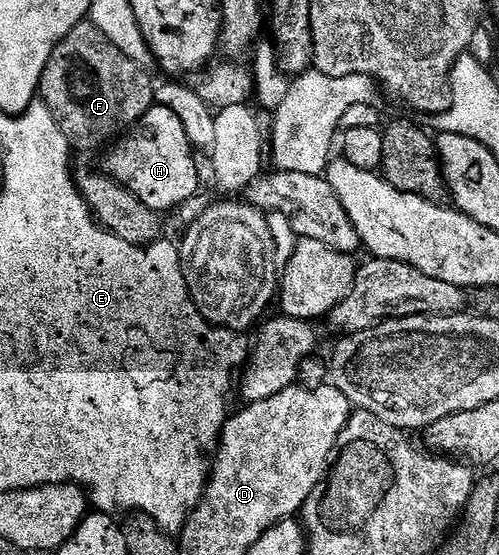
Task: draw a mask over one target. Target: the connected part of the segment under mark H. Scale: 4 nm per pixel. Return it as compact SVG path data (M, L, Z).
M157 105L150 107L148 113L144 113L144 117L140 117L138 122L125 132L106 153L105 174L115 179L124 189L128 189L141 203L148 205L148 209L159 213L173 212L182 203L199 194L198 163L194 160L196 151L185 133L183 122L169 108Z

